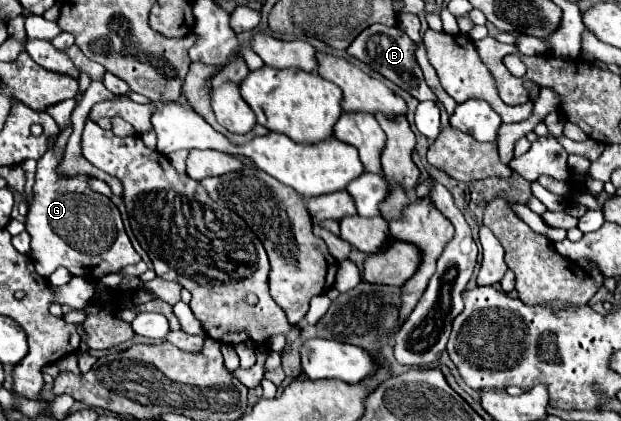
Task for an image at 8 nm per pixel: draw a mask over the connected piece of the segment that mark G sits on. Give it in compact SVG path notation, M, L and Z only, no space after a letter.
M55 136L49 140L49 150L37 162L33 200L25 220L25 230L31 236L31 260L37 274L49 278L59 266L63 266L71 276L101 280L107 274L119 272L127 264L137 264L141 256L133 250L131 240L125 234L117 206L99 192L89 190L87 176L85 180L59 176L57 167L63 156L55 152Z

